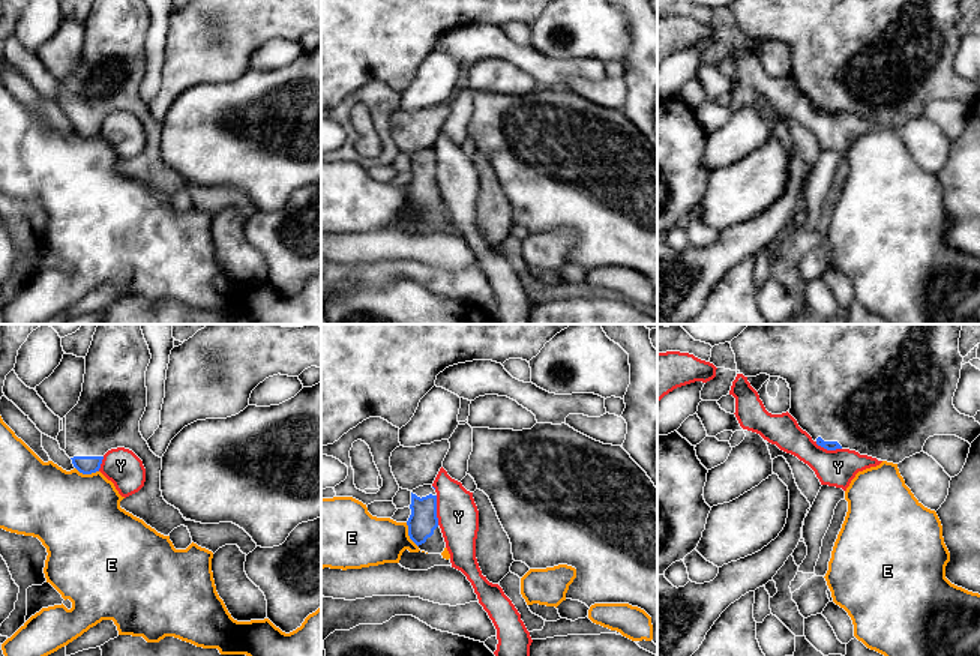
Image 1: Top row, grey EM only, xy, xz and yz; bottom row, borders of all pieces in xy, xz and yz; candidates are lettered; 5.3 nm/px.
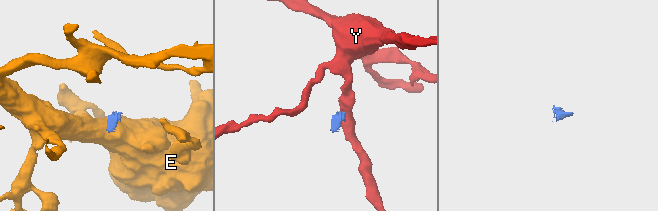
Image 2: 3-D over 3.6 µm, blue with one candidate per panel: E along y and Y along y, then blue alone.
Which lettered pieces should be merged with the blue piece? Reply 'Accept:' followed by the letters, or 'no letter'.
Accept: no letter

